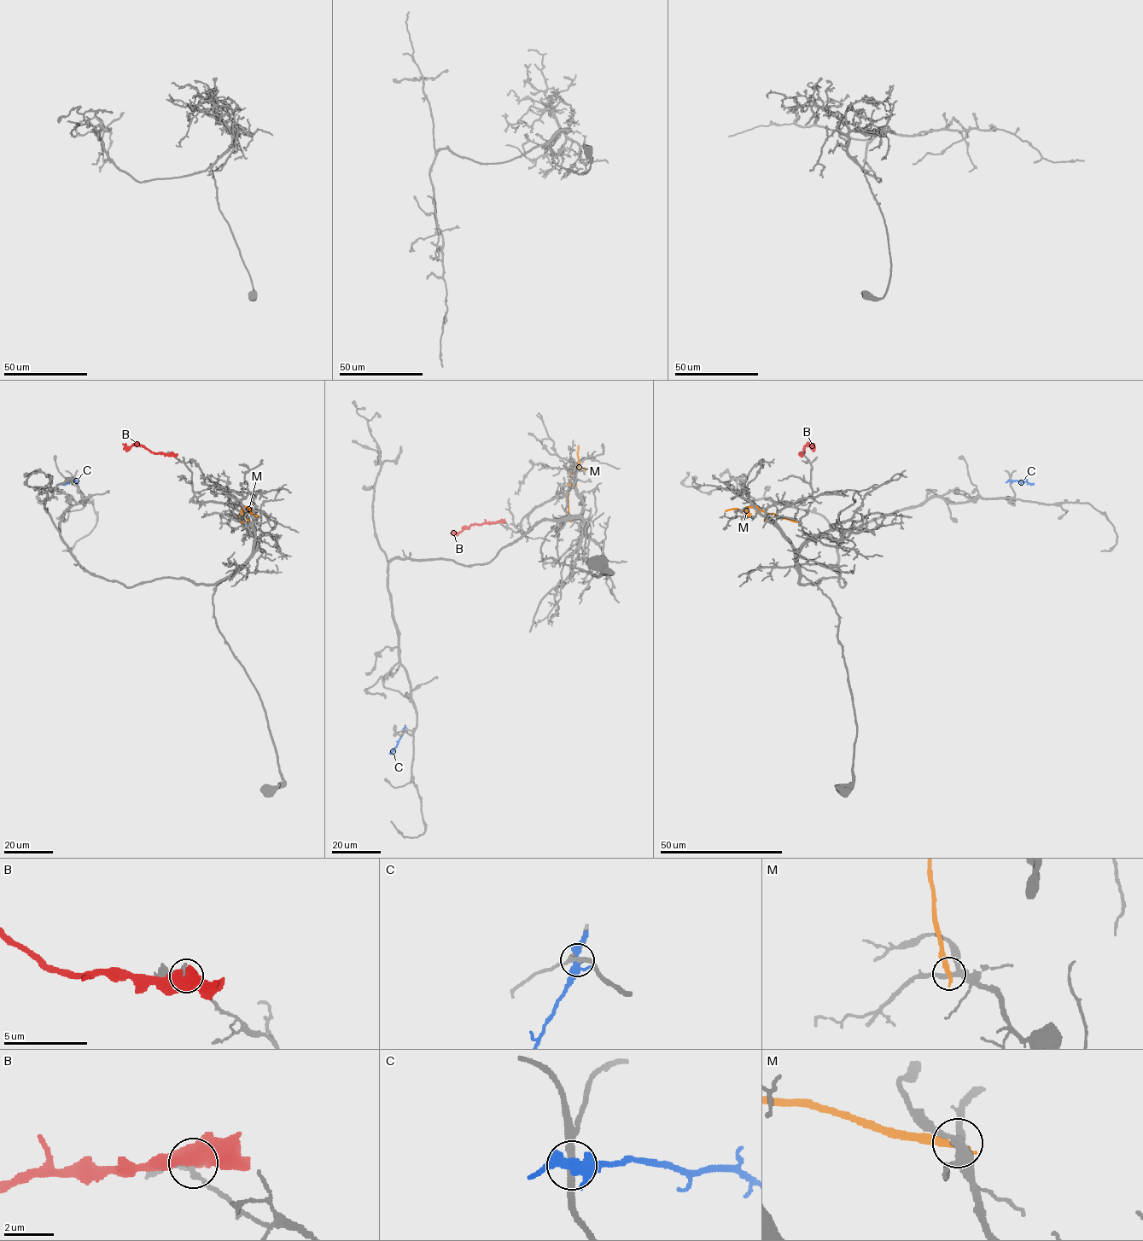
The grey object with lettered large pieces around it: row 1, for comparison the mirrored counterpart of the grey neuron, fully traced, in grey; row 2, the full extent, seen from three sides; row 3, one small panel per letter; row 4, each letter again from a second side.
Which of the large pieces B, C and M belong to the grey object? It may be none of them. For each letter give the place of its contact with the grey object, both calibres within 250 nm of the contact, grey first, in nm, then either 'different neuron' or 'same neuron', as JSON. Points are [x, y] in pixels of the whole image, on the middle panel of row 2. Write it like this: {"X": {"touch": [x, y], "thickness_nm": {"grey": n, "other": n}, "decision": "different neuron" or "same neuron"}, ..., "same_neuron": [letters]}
{"B": {"touch": [499, 522], "thickness_nm": {"grey": 220, "other": 700}, "decision": "different neuron"}, "C": {"touch": [404, 731], "thickness_nm": {"grey": 240, "other": 360}, "decision": "different neuron"}, "M": {"touch": [570, 520], "thickness_nm": {"grey": 280, "other": 320}, "decision": "different neuron"}, "same_neuron": []}

